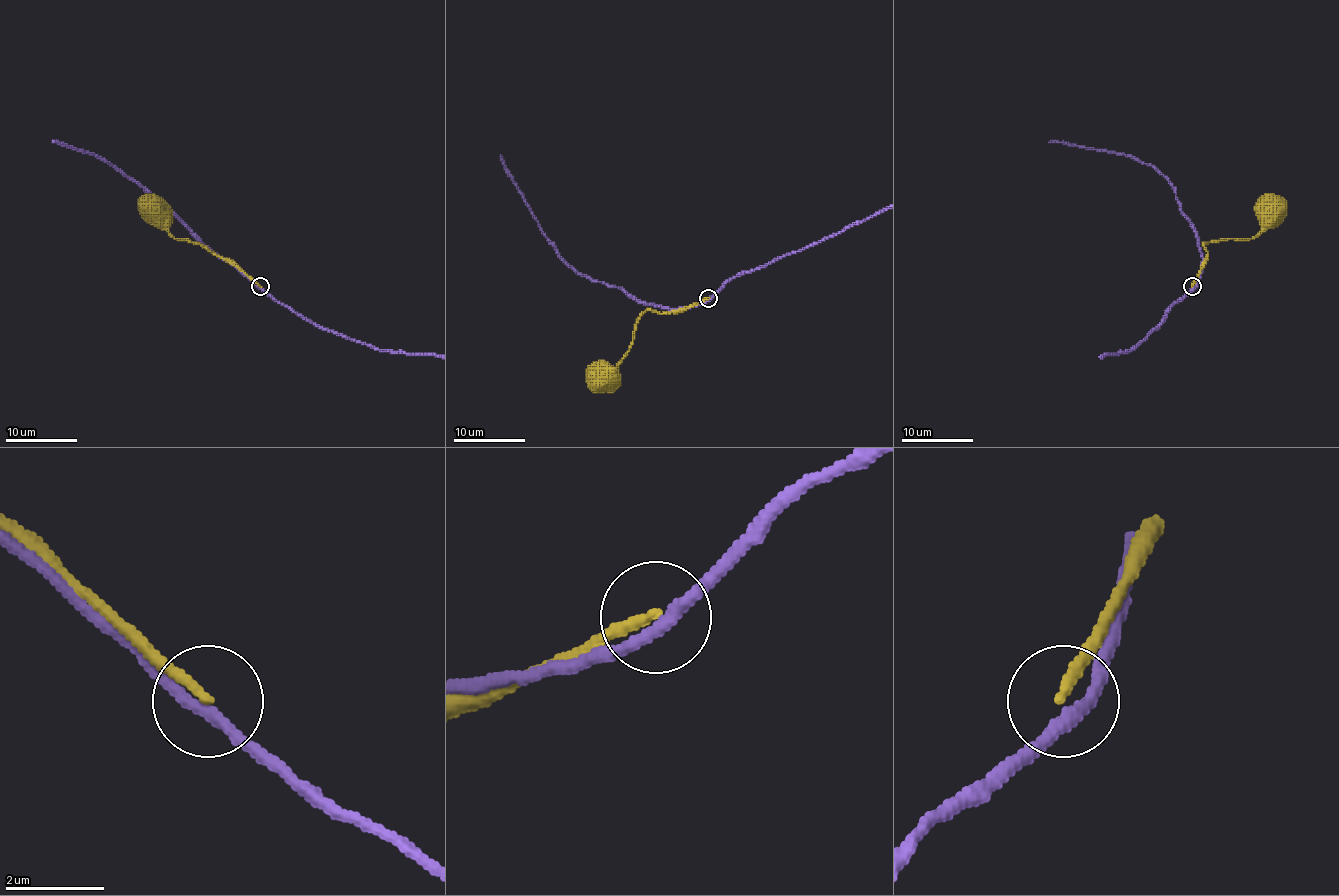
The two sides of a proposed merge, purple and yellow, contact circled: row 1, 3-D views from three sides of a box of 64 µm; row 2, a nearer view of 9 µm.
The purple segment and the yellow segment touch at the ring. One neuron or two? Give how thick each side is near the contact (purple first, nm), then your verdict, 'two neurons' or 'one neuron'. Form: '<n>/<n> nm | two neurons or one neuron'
240/200 nm | two neurons

